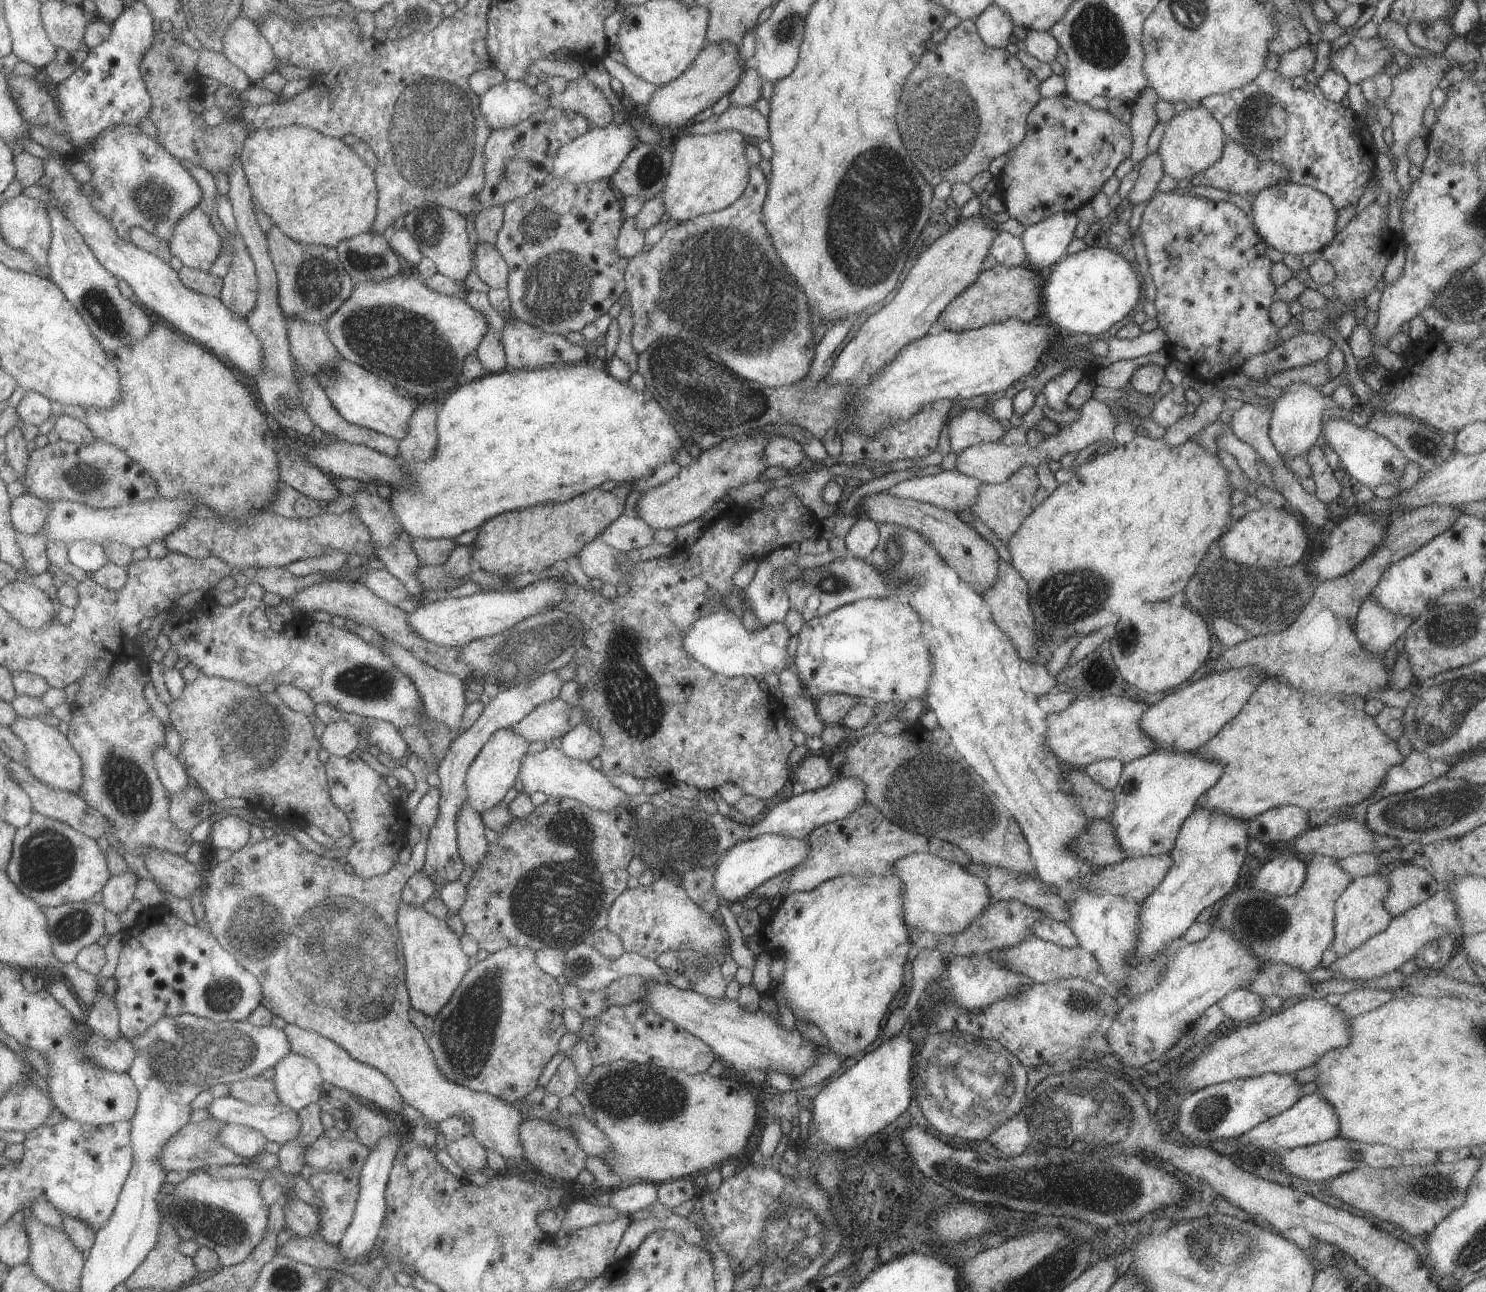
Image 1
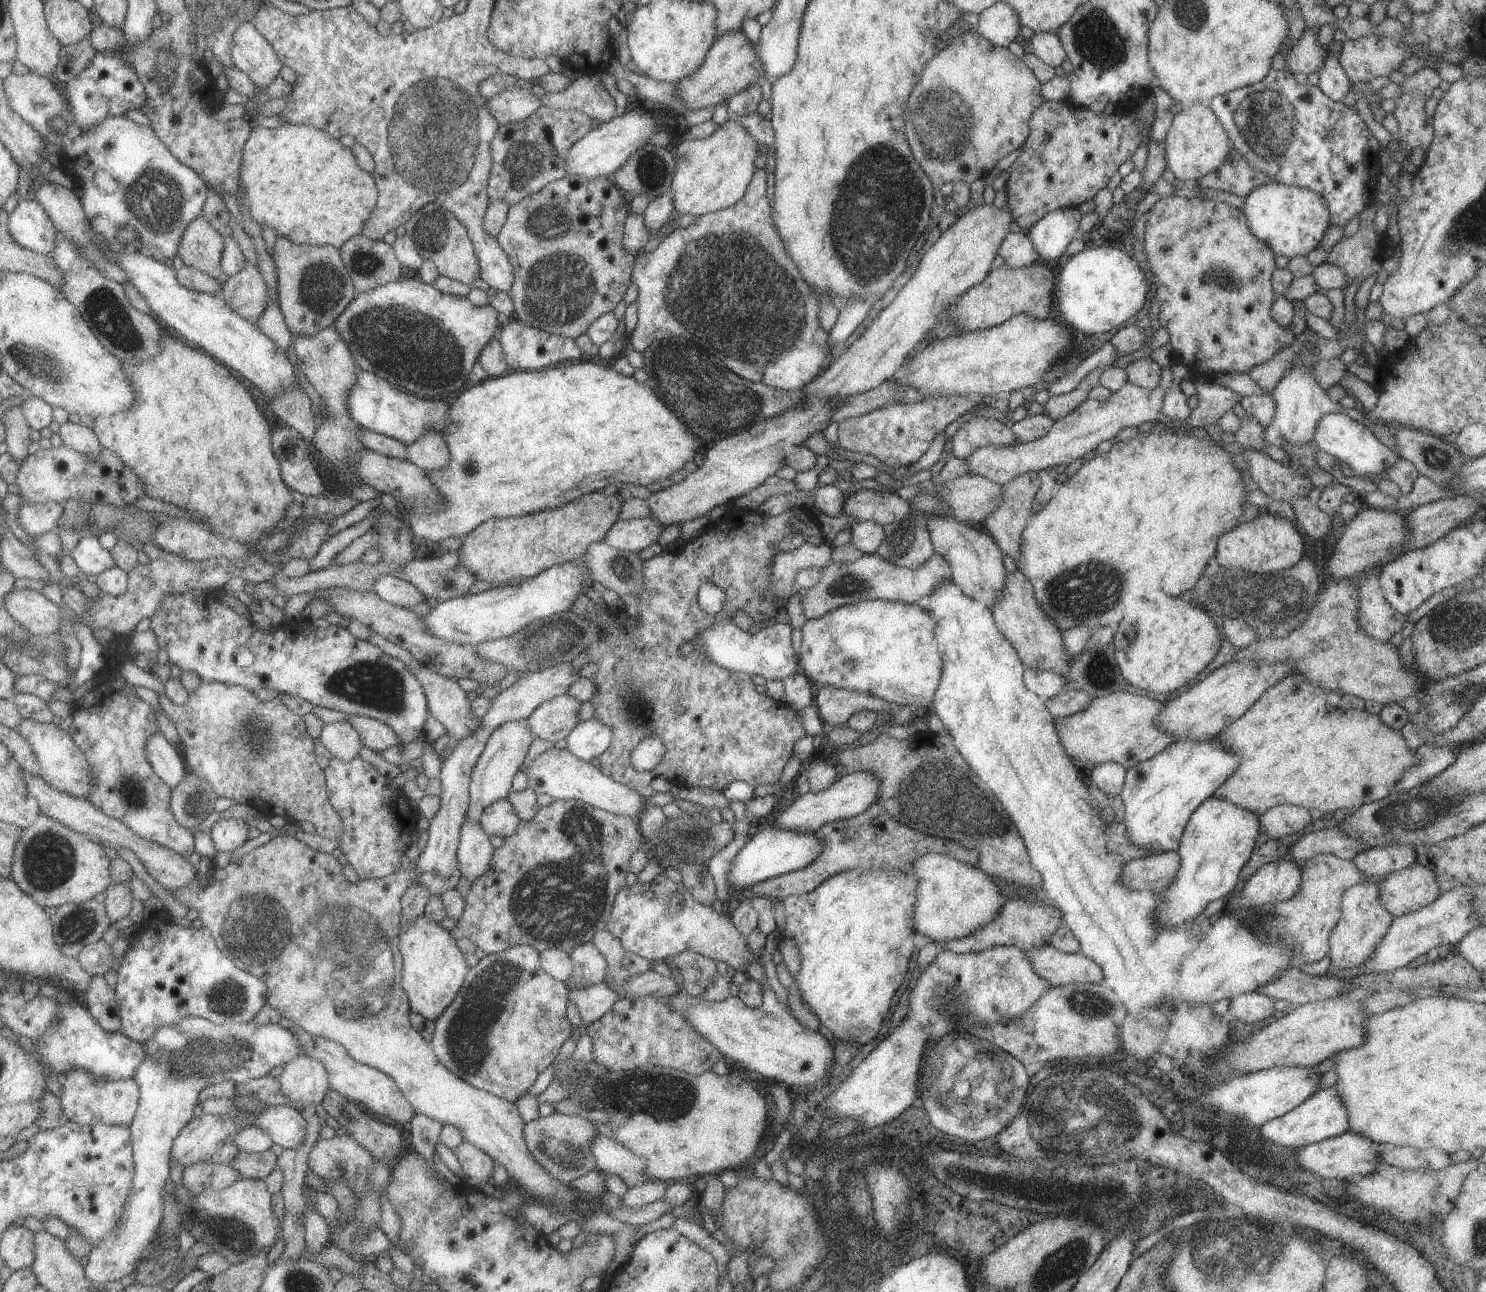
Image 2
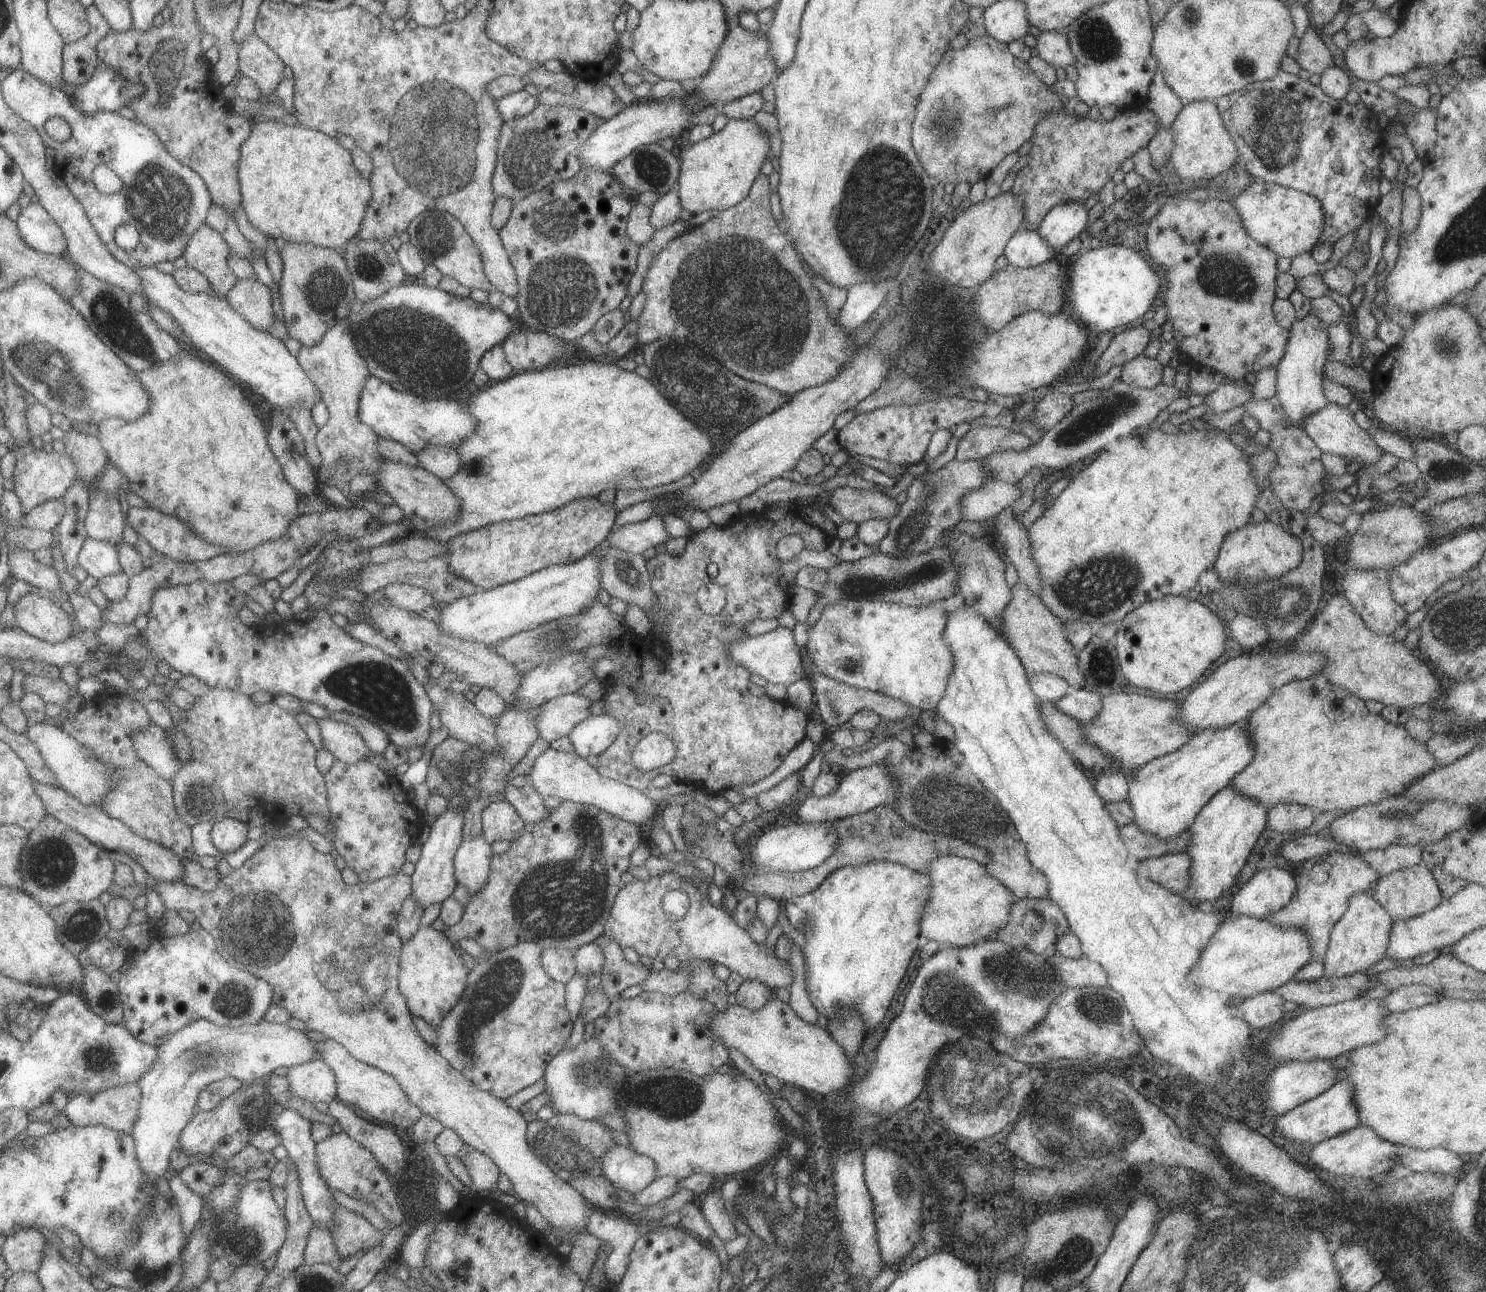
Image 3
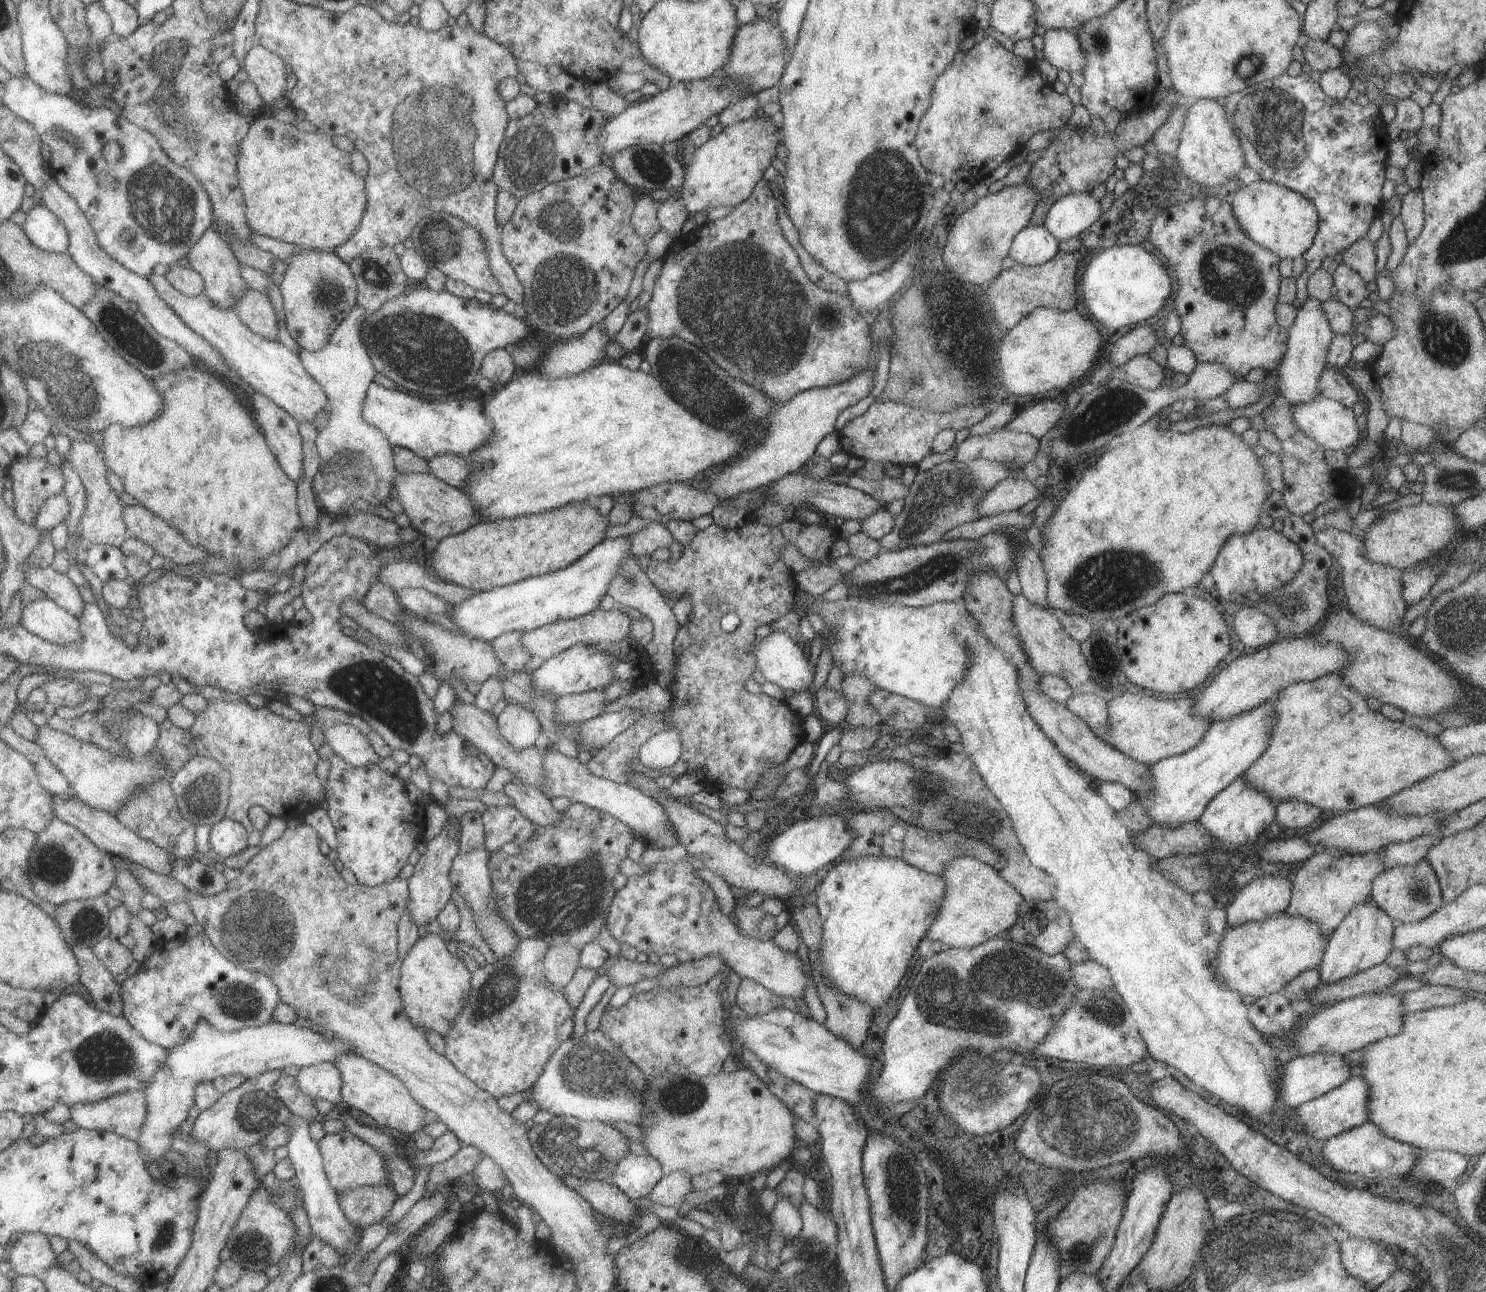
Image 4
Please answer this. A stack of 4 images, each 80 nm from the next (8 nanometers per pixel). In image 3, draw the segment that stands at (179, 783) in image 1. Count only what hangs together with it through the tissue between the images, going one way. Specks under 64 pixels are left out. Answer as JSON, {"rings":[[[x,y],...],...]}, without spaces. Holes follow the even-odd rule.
{"rings":[[[152,724],[146,730],[138,730],[134,738],[138,756],[154,769],[158,776],[172,783],[174,776],[178,776],[182,763],[176,758],[172,746],[168,744],[166,732],[160,726]]]}

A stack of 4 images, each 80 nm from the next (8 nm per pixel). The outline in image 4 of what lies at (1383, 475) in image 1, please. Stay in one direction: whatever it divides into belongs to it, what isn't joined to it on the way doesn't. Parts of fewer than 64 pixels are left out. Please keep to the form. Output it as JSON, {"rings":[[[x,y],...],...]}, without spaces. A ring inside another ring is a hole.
{"rings":[[[1321,394],[1314,398],[1314,402],[1298,404],[1296,408],[1290,406],[1290,412],[1298,429],[1305,436],[1314,439],[1325,451],[1351,453],[1354,452],[1354,448],[1358,448],[1358,444],[1362,444],[1364,432],[1360,432],[1354,412],[1336,400],[1328,399]]]}

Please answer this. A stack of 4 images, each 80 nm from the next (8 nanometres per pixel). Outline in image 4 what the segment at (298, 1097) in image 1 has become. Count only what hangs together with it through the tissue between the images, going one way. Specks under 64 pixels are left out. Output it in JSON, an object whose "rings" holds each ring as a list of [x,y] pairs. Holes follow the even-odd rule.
{"rings":[[[320,1062],[320,1064],[300,1068],[298,1074],[293,1077],[298,1088],[312,1099],[325,1100],[334,1106],[343,1105],[342,1074],[334,1063]]]}

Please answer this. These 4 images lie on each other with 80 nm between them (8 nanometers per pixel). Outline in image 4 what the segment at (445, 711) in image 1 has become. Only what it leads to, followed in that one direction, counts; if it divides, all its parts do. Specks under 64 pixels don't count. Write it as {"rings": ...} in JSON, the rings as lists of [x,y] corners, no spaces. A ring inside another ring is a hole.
{"rings":[[[457,698],[454,705],[449,709],[452,715],[452,731],[460,734],[467,743],[474,744],[487,758],[493,762],[495,767],[502,766],[506,770],[512,772],[514,777],[520,778],[523,784],[536,786],[536,788],[544,788],[544,768],[542,768],[543,752],[538,750],[536,746],[524,748],[524,750],[514,750],[512,744],[508,744],[508,740],[504,740],[498,732],[496,717],[480,710],[474,704],[466,704],[460,698]]]}

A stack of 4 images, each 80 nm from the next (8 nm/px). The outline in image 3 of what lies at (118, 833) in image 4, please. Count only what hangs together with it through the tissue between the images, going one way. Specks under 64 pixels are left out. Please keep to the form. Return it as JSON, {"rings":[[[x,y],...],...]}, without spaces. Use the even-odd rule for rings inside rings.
{"rings":[[[36,782],[38,794],[40,794],[49,815],[53,815],[61,822],[68,824],[74,830],[78,830],[84,836],[89,837],[95,844],[109,849],[111,852],[124,852],[132,857],[140,866],[158,882],[180,882],[184,876],[184,864],[172,850],[162,847],[156,842],[147,840],[138,835],[126,822],[114,819],[101,805],[83,804],[76,796],[73,796],[61,787],[54,784]]]}

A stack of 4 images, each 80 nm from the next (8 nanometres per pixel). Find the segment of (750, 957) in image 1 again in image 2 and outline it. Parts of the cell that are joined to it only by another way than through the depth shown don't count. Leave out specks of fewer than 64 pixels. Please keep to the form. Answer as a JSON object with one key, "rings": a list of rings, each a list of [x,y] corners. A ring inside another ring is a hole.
{"rings":[[[736,830],[734,839],[709,860],[707,865],[709,873],[714,879],[716,886],[716,895],[720,902],[725,905],[725,912],[728,918],[732,919],[733,914],[728,911],[726,904],[728,902],[729,889],[727,882],[727,873],[732,866],[732,862],[736,855],[749,839],[749,832],[744,830]],[[754,960],[754,962],[748,964],[747,973],[751,979],[765,985],[763,1004],[758,1007],[748,1007],[738,997],[729,997],[722,1000],[722,1002],[706,1002],[706,1000],[694,998],[694,996],[690,996],[685,992],[668,996],[668,1004],[670,1004],[670,1008],[674,1008],[674,1012],[678,1012],[682,1018],[686,1018],[686,1022],[690,1022],[690,1026],[702,1038],[706,1038],[708,1042],[714,1044],[714,1047],[718,1048],[720,1054],[724,1056],[724,1060],[730,1065],[738,1064],[746,1070],[760,1073],[766,1079],[777,1080],[778,1084],[784,1085],[787,1089],[796,1086],[806,1090],[812,1088],[812,1086],[822,1088],[827,1084],[831,1084],[831,1081],[826,1082],[826,1078],[828,1078],[828,1074],[834,1066],[835,1046],[824,1038],[819,1030],[810,1030],[810,1028],[802,1026],[794,1017],[789,1006],[780,1002],[771,988],[764,967],[759,960]]]}

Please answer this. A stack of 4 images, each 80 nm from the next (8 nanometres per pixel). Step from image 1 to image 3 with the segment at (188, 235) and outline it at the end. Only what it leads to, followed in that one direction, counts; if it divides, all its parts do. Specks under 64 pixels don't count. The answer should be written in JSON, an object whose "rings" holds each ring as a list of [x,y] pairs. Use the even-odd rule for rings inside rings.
{"rings":[[[204,222],[198,232],[190,236],[183,256],[187,267],[202,272],[212,284],[215,295],[224,299],[239,280],[228,268],[230,250],[224,238]]]}

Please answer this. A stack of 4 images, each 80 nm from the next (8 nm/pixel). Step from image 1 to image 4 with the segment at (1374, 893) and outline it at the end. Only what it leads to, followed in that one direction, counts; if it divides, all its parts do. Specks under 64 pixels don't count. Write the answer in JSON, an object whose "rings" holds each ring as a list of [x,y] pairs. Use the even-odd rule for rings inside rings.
{"rings":[[[1362,902],[1350,910],[1350,914],[1338,924],[1331,933],[1321,966],[1319,967],[1321,982],[1334,984],[1342,978],[1355,976],[1360,972],[1384,963],[1393,951],[1393,939],[1396,922],[1373,902]]]}

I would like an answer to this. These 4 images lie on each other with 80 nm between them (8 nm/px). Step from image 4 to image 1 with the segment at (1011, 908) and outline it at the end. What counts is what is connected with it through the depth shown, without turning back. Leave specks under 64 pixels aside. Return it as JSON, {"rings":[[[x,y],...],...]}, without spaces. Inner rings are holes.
{"rings":[[[915,853],[894,862],[894,875],[902,882],[902,910],[909,928],[935,934],[960,934],[993,902],[986,884],[958,864],[938,856]]]}

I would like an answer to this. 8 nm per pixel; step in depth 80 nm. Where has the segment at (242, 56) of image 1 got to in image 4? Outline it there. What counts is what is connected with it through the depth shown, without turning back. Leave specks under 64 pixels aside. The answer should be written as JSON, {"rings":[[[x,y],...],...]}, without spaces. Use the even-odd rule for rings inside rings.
{"rings":[[[257,43],[246,52],[241,68],[242,75],[258,88],[265,104],[286,98],[286,64],[280,56]]]}

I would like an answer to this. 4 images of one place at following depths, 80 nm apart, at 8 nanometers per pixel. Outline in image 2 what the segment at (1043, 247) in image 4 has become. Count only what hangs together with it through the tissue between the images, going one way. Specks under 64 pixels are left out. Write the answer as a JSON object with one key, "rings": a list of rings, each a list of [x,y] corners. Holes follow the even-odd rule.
{"rings":[[[1022,230],[1016,233],[1008,232],[1008,236],[1002,240],[1002,244],[998,248],[998,255],[1010,267],[1024,267],[1040,262],[1040,256],[1038,256],[1032,240]]]}

